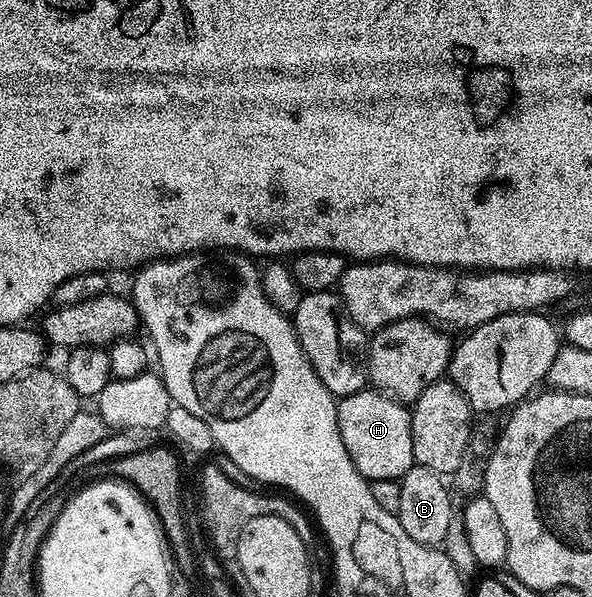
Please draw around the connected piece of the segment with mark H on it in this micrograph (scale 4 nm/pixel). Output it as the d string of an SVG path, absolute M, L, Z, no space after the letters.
M365 387L362 391L358 391L349 397L339 398L336 406L338 431L342 435L342 443L346 443L346 451L350 455L350 459L354 459L354 467L358 467L358 471L363 477L399 481L414 464L411 455L414 451L412 415L408 411L400 413L400 409L402 409L401 402L372 387Z

